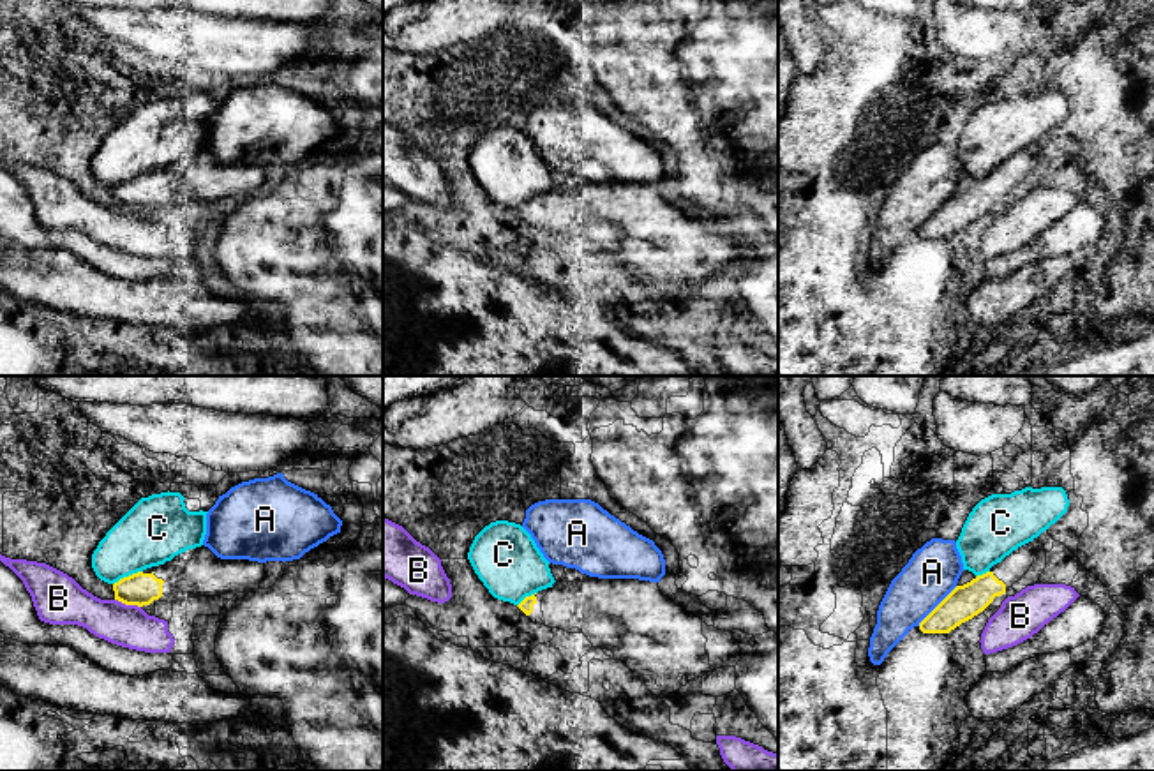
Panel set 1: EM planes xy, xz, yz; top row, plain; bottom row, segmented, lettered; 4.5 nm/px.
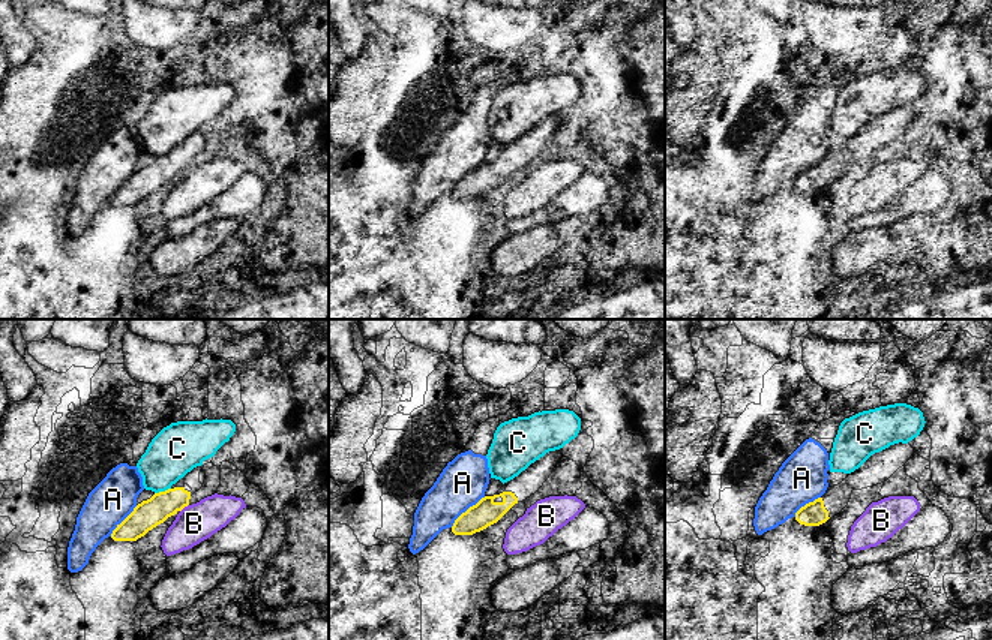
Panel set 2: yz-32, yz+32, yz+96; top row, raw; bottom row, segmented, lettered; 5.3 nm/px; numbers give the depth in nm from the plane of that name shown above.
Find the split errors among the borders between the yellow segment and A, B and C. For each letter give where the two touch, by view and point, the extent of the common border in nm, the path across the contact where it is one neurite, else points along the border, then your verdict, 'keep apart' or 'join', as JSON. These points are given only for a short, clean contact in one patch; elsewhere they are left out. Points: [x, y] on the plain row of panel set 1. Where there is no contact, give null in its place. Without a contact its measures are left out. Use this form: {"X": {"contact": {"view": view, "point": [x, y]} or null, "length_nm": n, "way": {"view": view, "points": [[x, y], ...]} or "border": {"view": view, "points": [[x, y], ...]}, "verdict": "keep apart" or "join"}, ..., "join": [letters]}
{"A": {"contact": {"view": "yz", "point": [937, 210]}, "length_nm": 260, "verdict": "keep apart"}, "B": {"contact": {"view": "xy", "point": [127, 209]}, "length_nm": 130, "border": {"view": "xy", "points": [[115, 203], [140, 212]]}, "verdict": "keep apart"}, "C": {"contact": {"view": "xy", "point": [129, 180]}, "length_nm": 150, "verdict": "keep apart"}, "join": []}

